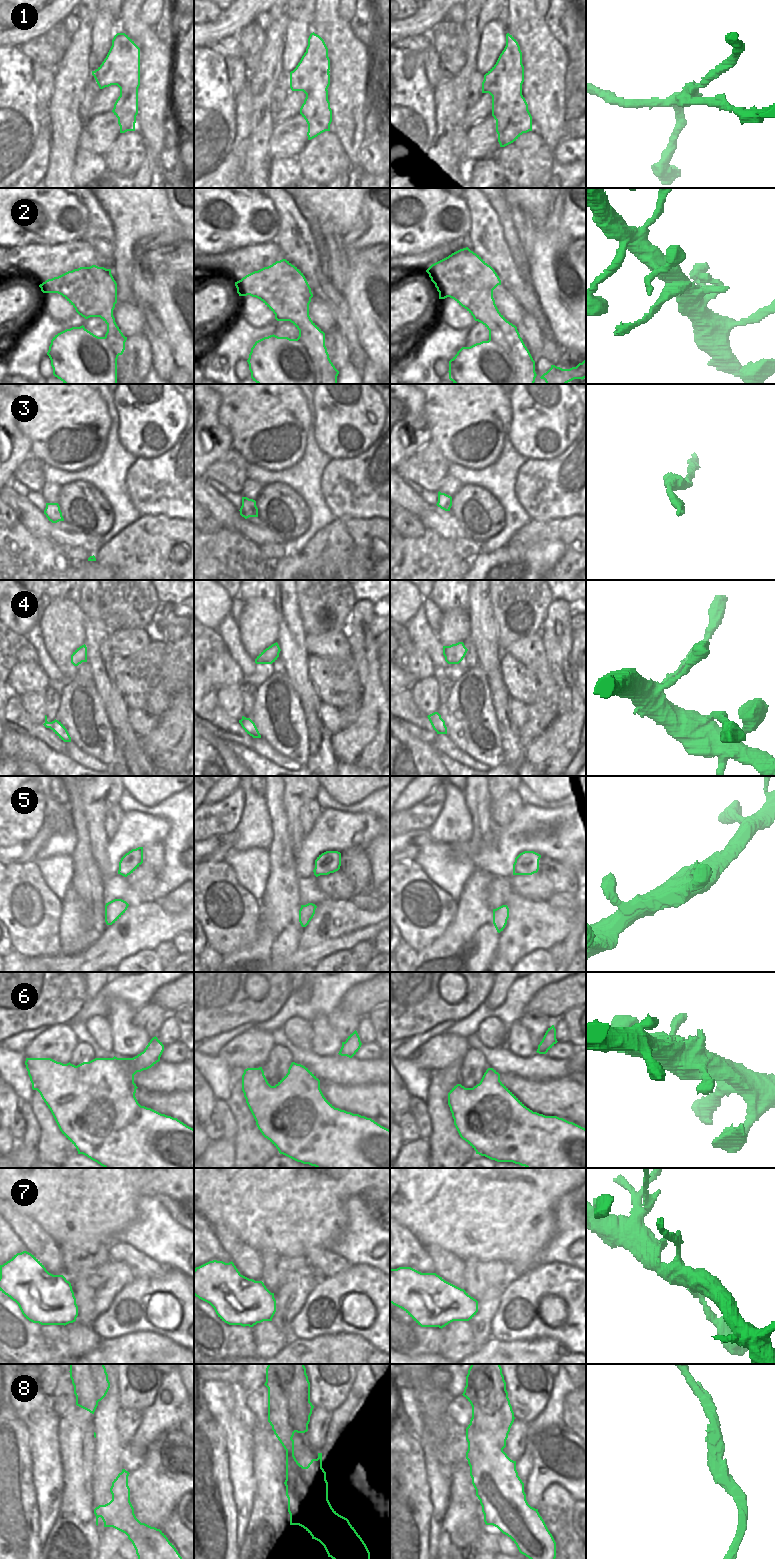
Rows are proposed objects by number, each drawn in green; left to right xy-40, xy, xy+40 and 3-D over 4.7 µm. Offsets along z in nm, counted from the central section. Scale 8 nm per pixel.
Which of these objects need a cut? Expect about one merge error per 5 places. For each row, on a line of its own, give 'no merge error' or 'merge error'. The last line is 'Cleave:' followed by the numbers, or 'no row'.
1: merge error
2: merge error
3: no merge error
4: merge error
5: no merge error
6: no merge error
7: no merge error
8: no merge error
Cleave: 1, 2, 4

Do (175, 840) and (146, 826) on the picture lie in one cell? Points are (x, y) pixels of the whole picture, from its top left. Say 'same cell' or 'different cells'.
different cells

